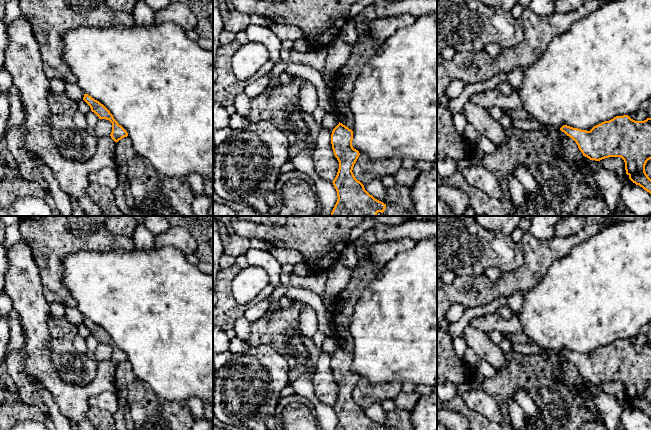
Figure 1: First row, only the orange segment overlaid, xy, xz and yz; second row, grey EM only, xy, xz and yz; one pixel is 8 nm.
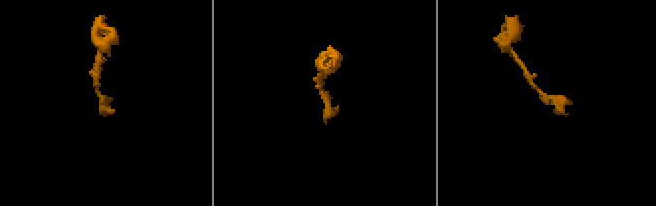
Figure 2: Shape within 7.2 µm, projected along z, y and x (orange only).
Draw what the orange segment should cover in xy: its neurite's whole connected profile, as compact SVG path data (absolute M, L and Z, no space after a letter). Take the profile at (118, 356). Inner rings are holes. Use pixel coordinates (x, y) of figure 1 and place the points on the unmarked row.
M84 318L83 324L90 330L91 335L94 336L99 341L99 343L106 343L112 347L112 356L110 360L115 366L118 366L122 362L128 360L127 355L118 348L113 339L103 328L88 318Z

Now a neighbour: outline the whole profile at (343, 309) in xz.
M371 258L354 268L347 286L340 292L332 309L332 327L334 337L340 347L353 354L354 342L350 334L350 324L355 305L371 281L380 272L383 265L378 266Z

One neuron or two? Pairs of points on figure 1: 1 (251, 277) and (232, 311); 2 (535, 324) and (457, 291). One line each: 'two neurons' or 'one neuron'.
1: two neurons
2: two neurons

